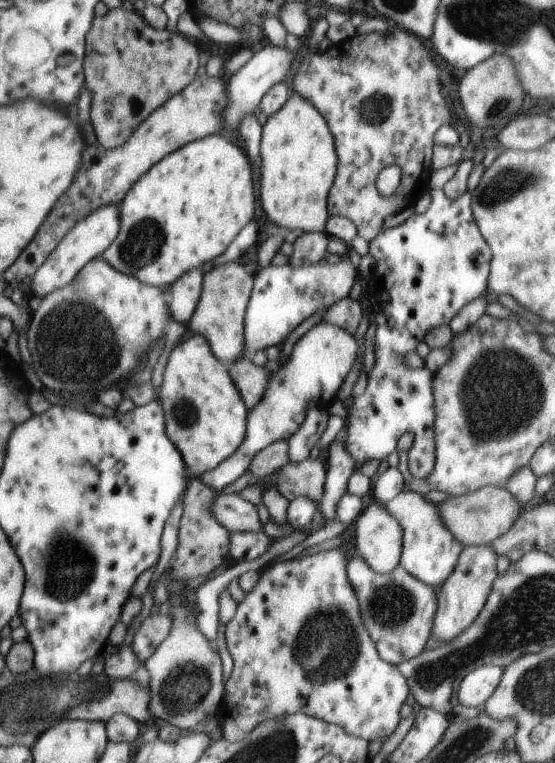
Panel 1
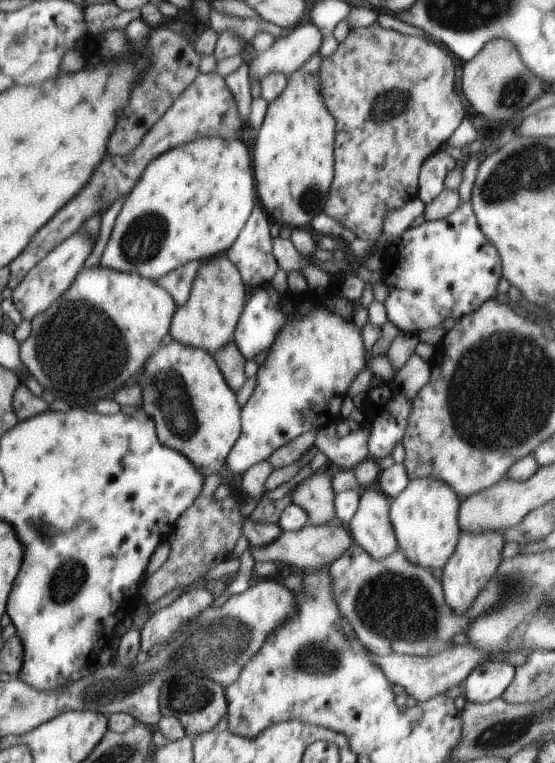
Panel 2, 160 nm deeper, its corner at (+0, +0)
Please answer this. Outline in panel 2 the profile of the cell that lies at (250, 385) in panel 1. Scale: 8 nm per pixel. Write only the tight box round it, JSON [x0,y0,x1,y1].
[214,340,247,393]

